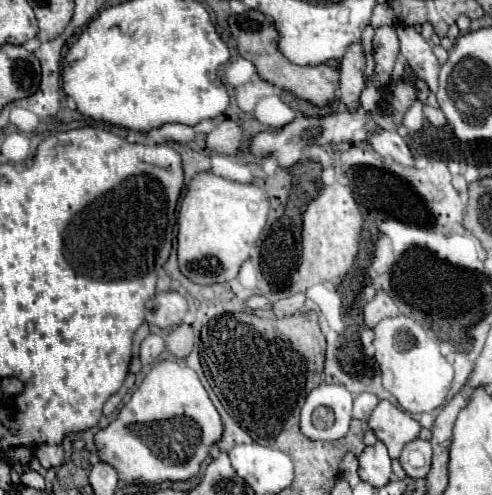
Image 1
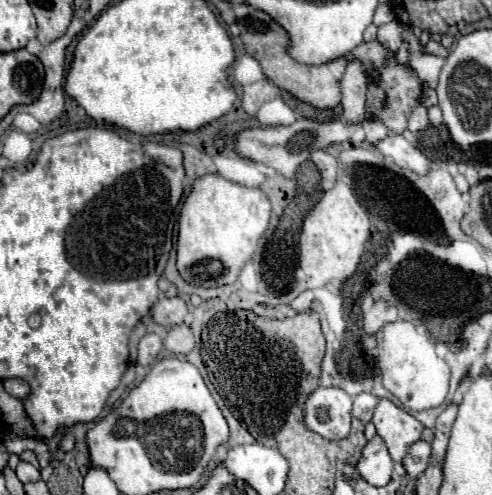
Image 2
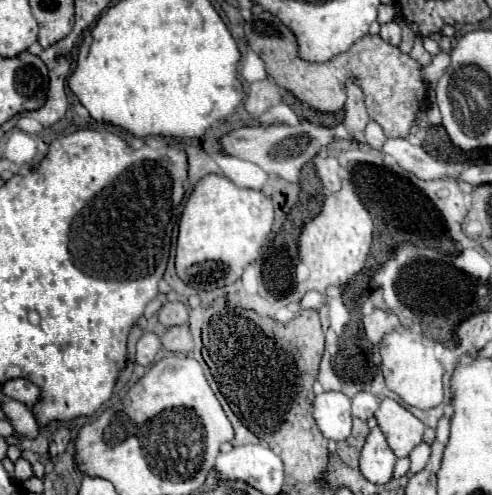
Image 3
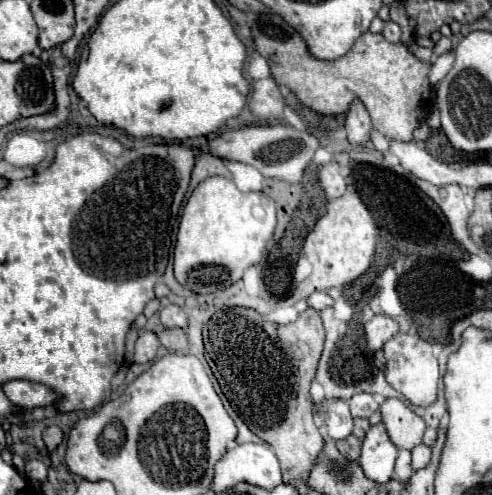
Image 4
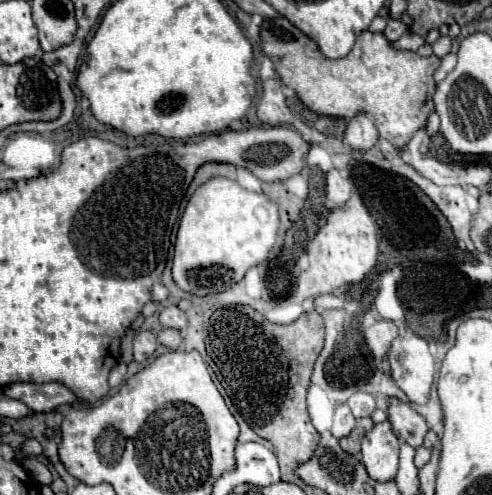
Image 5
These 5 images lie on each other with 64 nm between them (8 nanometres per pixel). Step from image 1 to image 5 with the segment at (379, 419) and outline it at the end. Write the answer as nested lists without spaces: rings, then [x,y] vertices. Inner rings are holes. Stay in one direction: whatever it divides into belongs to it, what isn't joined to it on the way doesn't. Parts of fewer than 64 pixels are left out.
[[[404,402],[390,404],[388,420],[400,440],[412,446],[422,446],[422,440],[428,432],[428,424],[410,404],[404,404]]]

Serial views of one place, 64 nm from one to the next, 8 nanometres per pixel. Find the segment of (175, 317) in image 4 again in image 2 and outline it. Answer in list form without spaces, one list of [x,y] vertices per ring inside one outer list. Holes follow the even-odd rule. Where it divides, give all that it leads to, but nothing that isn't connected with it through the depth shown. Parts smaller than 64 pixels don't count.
[[[164,298],[152,308],[152,320],[166,328],[182,324],[186,314],[188,314],[188,306],[182,298]]]

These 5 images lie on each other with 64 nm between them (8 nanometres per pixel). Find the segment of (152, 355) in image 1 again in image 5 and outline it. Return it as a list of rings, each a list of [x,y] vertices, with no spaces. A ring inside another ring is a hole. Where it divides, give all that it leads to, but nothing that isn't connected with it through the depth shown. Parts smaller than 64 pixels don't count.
[[[146,330],[138,332],[134,338],[134,360],[146,362],[154,354],[156,346],[158,346],[158,342],[156,342],[156,336],[152,332],[146,332]]]

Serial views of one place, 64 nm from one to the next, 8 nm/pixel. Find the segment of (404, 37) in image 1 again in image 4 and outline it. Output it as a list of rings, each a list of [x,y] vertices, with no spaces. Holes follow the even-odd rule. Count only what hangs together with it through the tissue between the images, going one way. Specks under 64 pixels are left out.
[[[452,52],[438,56],[438,58],[434,60],[434,64],[432,64],[432,70],[430,70],[430,82],[432,82],[432,84],[440,82],[440,80],[448,74],[448,70],[452,68],[452,64],[454,64]]]

